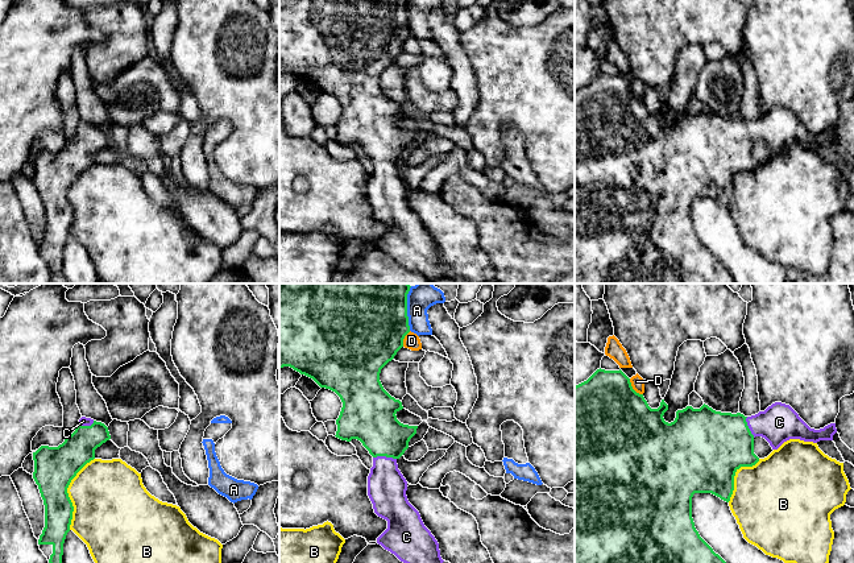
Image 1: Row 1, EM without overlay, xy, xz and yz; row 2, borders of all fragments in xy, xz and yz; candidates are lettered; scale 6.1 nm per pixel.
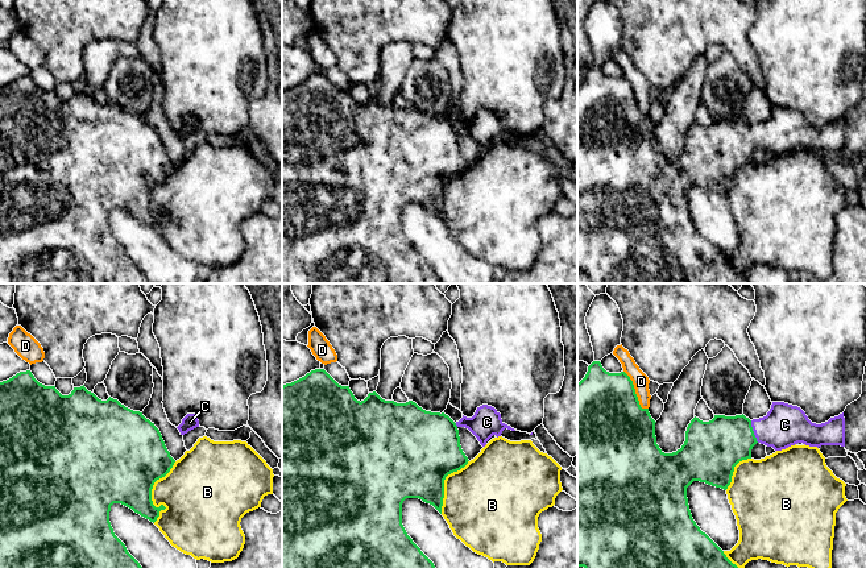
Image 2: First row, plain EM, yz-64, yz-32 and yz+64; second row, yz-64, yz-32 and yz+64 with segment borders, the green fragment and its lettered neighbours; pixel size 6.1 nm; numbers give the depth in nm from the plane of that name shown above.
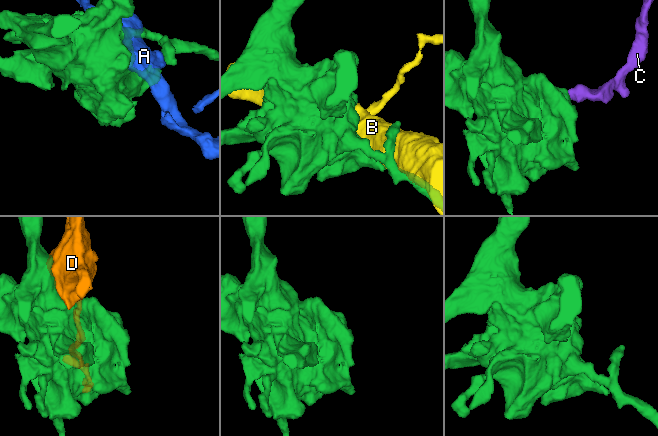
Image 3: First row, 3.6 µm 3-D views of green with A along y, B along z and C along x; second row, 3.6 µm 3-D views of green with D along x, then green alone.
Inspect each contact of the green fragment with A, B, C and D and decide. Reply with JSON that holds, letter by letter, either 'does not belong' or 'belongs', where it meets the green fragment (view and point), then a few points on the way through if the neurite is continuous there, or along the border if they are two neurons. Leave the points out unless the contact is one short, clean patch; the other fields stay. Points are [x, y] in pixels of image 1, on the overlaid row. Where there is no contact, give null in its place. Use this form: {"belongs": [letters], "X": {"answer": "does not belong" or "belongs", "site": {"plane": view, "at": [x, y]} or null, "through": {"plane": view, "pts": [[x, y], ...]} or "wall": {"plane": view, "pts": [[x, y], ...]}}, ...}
{"belongs": ["C"], "A": {"answer": "does not belong", "site": {"plane": "xz", "at": [406, 309]}}, "B": {"answer": "does not belong", "site": {"plane": "xy", "at": [67, 493]}}, "C": {"answer": "belongs", "site": {"plane": "xz", "at": [385, 455]}, "through": {"plane": "xz", "pts": [[370, 418], [385, 438], [385, 455], [386, 487]]}}, "D": {"answer": "does not belong", "site": {"plane": "yz", "at": [631, 388]}}}

